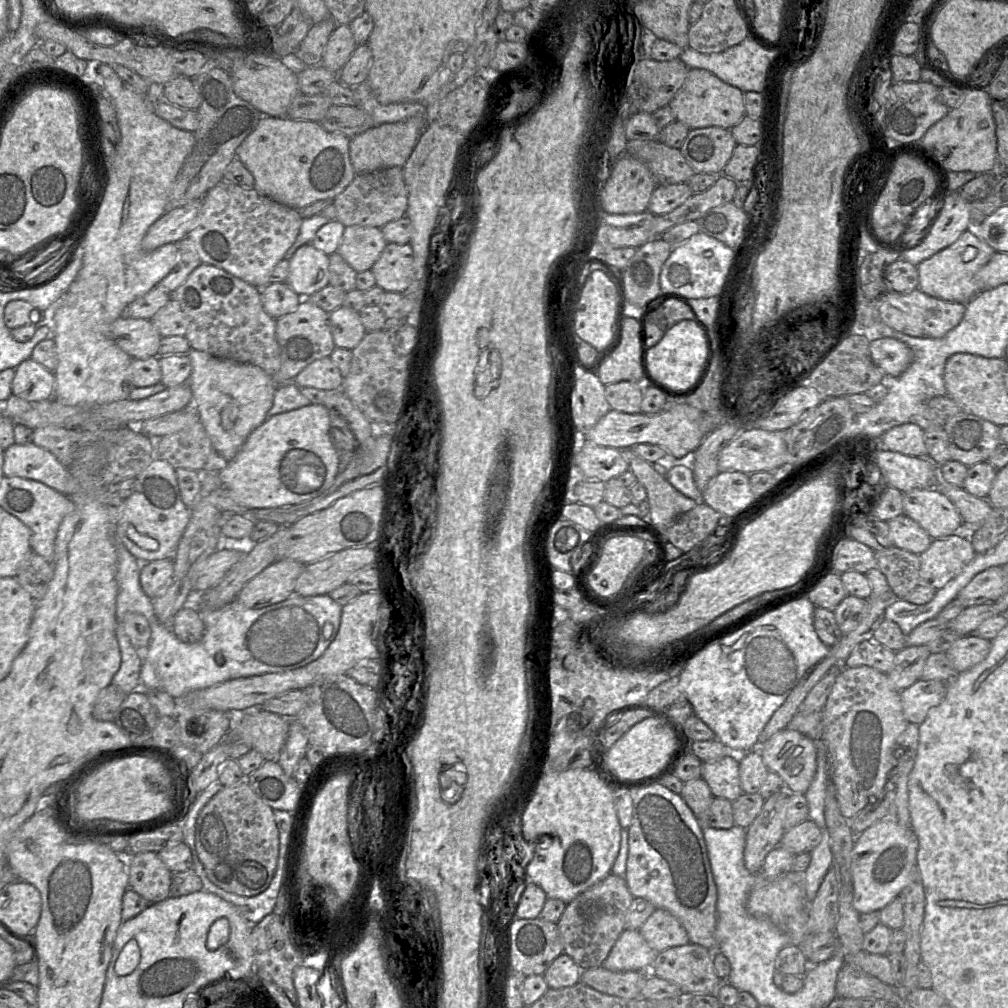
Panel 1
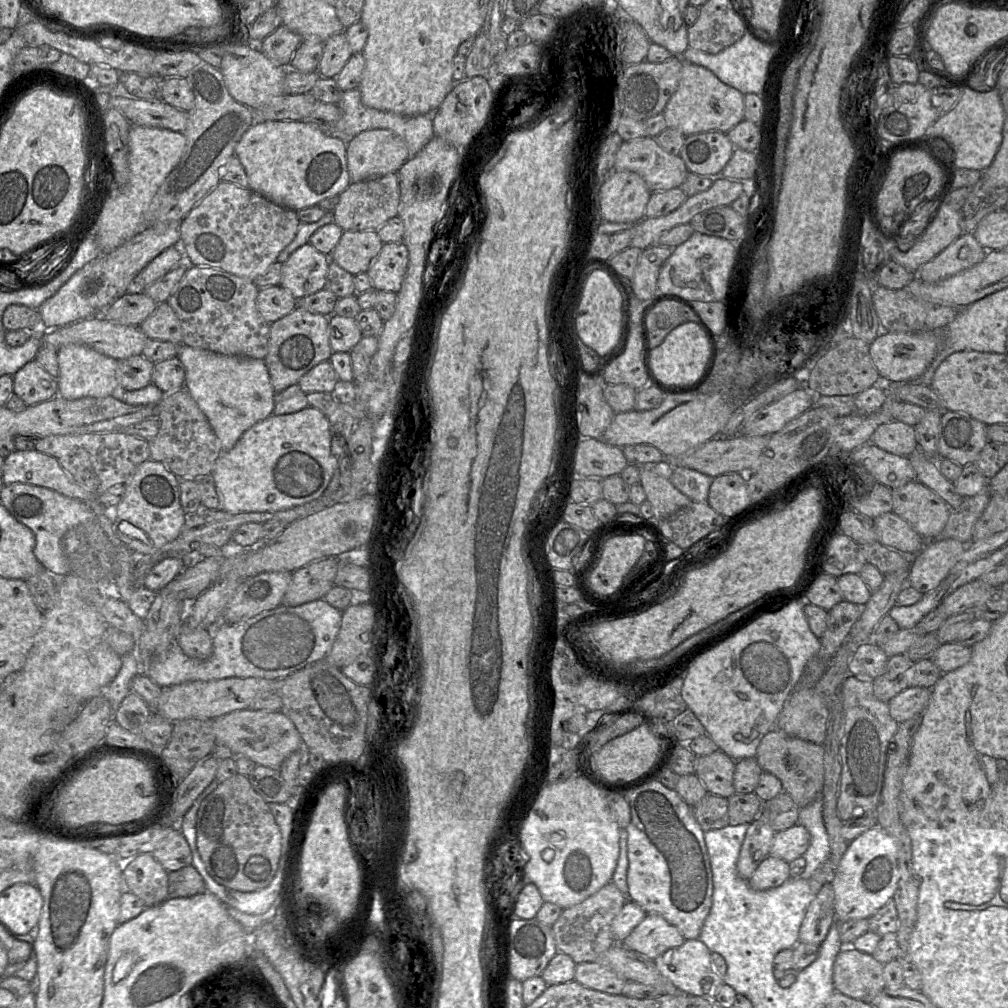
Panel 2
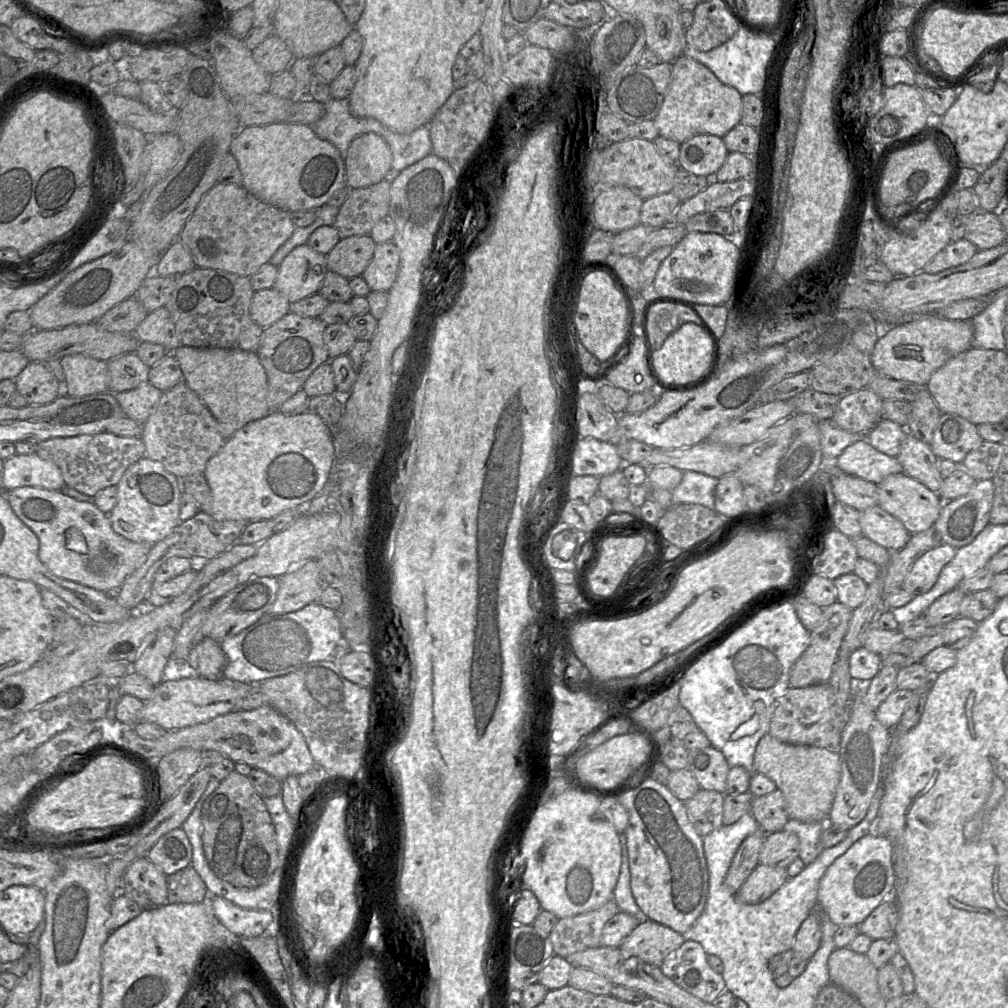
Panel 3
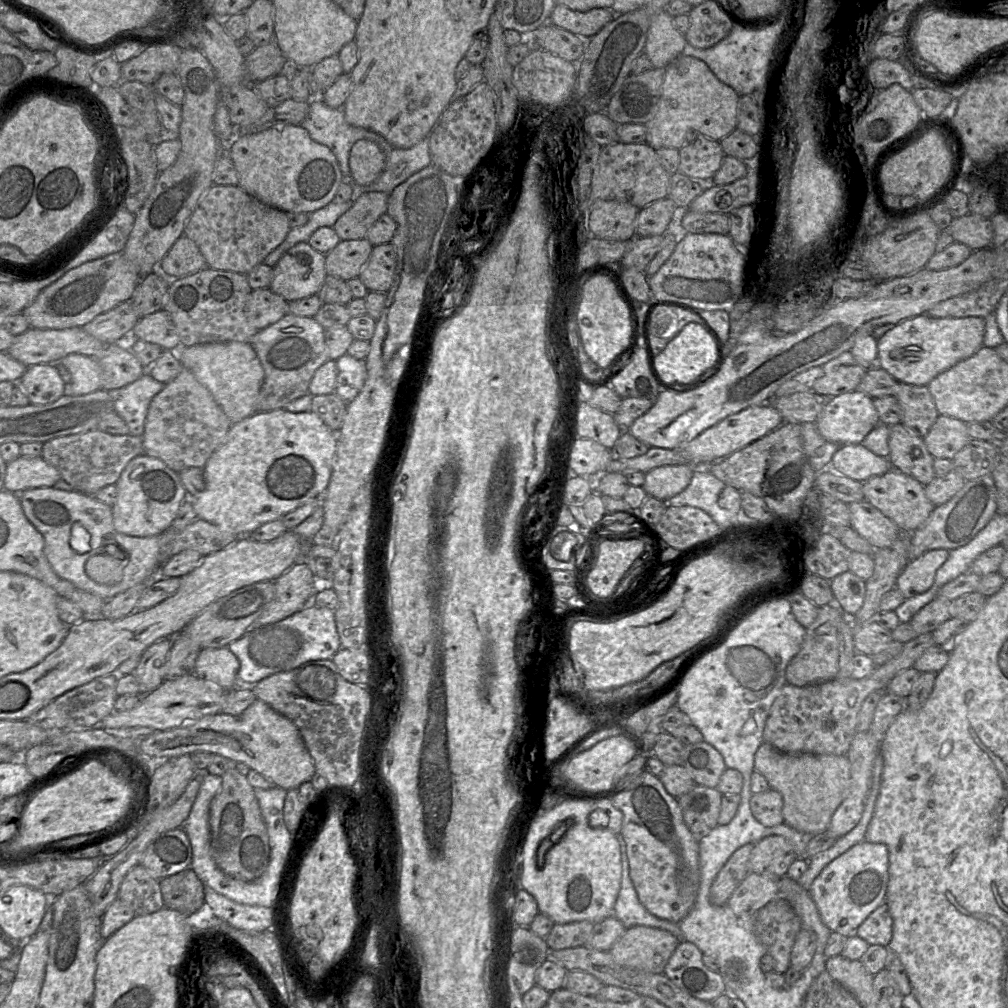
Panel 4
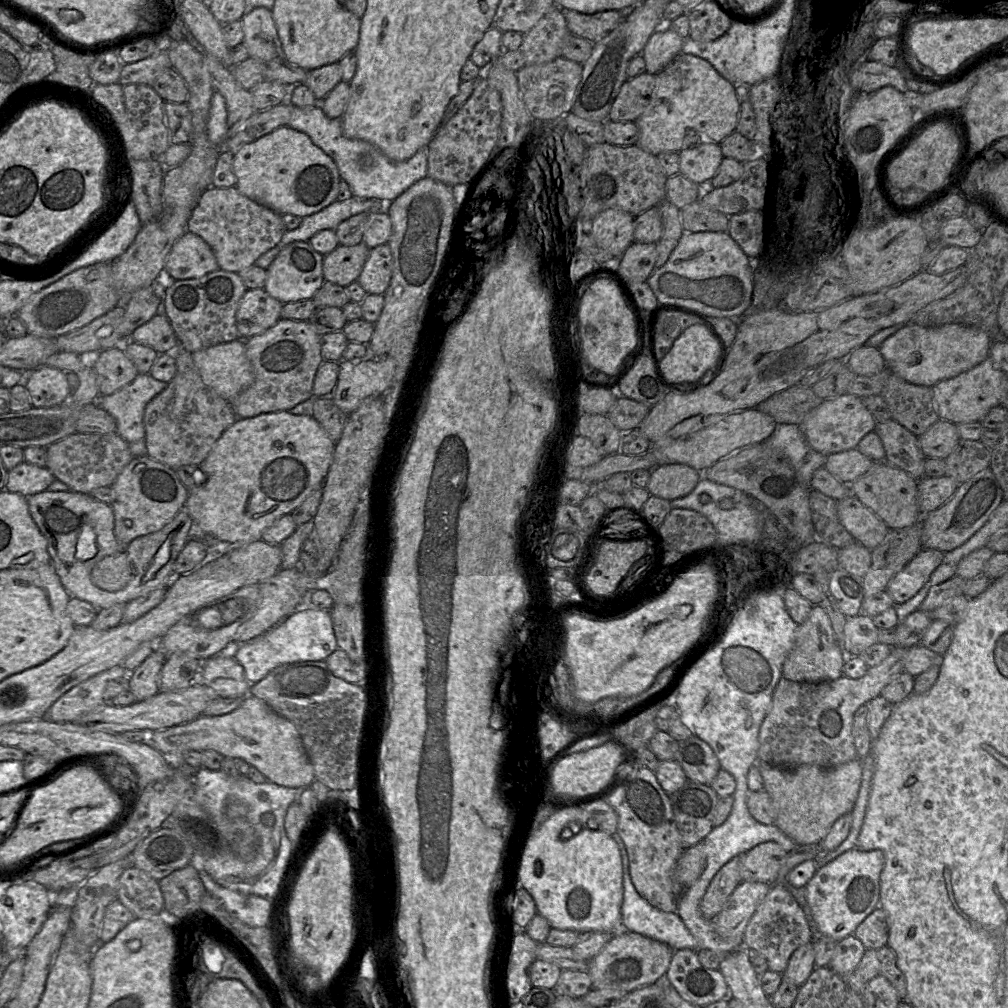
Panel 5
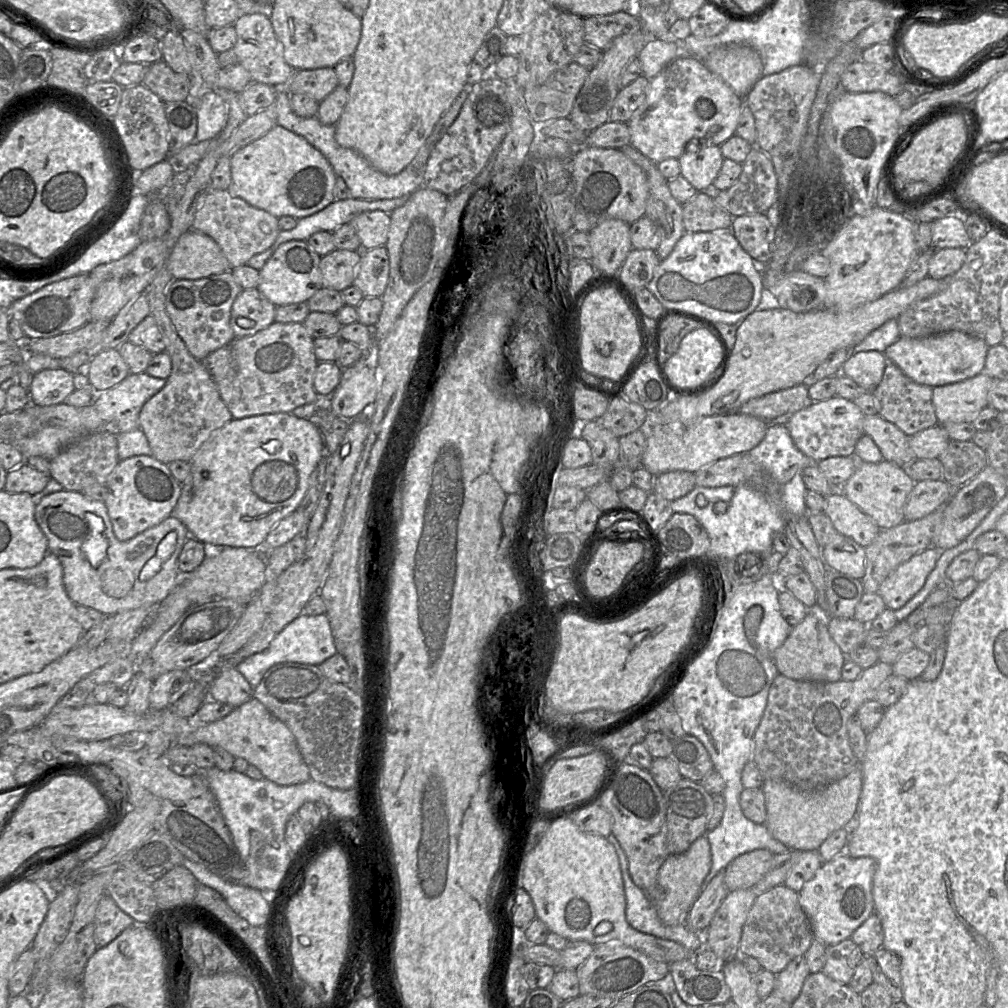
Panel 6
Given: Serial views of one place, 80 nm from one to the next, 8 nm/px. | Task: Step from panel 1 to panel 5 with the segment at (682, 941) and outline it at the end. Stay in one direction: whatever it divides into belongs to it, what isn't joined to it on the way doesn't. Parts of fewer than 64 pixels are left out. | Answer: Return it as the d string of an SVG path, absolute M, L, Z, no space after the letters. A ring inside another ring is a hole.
M630 931L613 935L603 949L588 962L594 989L611 988L631 992L666 976L674 954L666 943Z

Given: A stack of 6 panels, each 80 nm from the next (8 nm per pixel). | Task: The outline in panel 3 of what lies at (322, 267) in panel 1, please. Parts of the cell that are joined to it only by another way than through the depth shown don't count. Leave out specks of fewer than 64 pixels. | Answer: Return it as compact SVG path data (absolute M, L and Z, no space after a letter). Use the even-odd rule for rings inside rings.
M308 244L294 248L278 266L274 288L284 294L290 303L295 303L319 293L328 271L326 256L318 253Z

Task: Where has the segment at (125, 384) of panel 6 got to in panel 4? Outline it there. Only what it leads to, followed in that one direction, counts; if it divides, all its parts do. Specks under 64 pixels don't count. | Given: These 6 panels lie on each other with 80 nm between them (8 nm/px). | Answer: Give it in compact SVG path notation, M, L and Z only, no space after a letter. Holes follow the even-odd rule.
M146 372L133 383L108 391L114 412L127 424L129 435L142 437L149 405L164 387Z

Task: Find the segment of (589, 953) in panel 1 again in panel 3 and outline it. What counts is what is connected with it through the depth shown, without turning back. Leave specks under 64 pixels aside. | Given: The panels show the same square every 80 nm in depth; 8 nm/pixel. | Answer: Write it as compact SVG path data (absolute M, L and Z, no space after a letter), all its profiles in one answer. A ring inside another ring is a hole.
M610 899L594 910L559 919L549 935L554 954L567 957L575 952L601 946L605 923L619 911L616 901Z

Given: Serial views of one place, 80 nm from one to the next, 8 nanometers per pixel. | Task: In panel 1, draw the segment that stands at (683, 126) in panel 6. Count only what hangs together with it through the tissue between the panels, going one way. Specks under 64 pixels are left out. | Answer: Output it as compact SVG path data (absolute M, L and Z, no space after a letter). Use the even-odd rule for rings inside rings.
M690 69L683 86L670 101L676 121L690 130L705 127L732 129L746 116L745 93L705 69Z

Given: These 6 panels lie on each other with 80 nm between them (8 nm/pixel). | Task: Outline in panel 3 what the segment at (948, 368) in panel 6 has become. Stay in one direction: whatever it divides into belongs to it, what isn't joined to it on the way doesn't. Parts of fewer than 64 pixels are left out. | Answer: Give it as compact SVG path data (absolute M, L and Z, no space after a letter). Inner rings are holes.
M936 314L925 315L925 316L916 318L913 321L910 321L908 323L895 325L886 333L886 335L878 338L873 348L873 351L870 354L870 361L879 375L887 376L889 378L900 380L900 381L910 381L918 385L927 385L931 375L937 369L942 367L952 357L972 347L972 339L973 339L973 325L971 320L950 320Z

